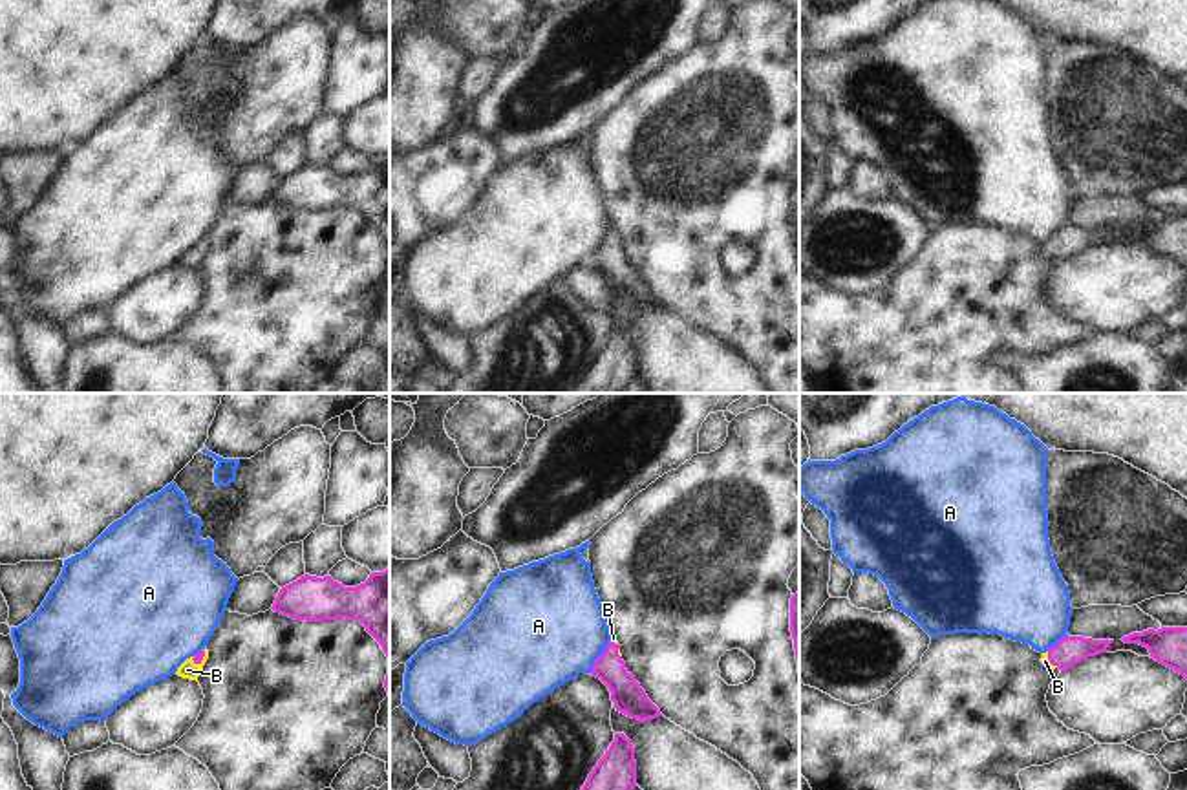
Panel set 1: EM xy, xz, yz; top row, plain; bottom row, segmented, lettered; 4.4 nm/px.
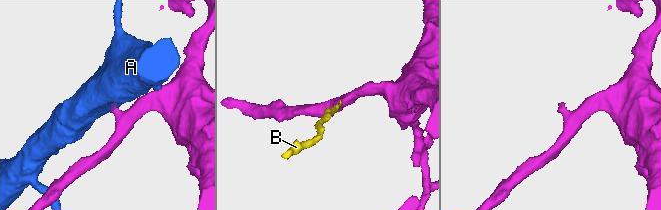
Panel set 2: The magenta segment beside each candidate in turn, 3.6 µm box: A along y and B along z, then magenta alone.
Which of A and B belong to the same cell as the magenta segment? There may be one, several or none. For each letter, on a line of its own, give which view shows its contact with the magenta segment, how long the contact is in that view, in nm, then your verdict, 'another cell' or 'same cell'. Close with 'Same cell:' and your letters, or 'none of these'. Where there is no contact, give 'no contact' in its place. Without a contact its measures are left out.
A: contact in xz; length 170 nm; another cell
B: contact in xy; length 80 nm; same cell
Same cell: B

